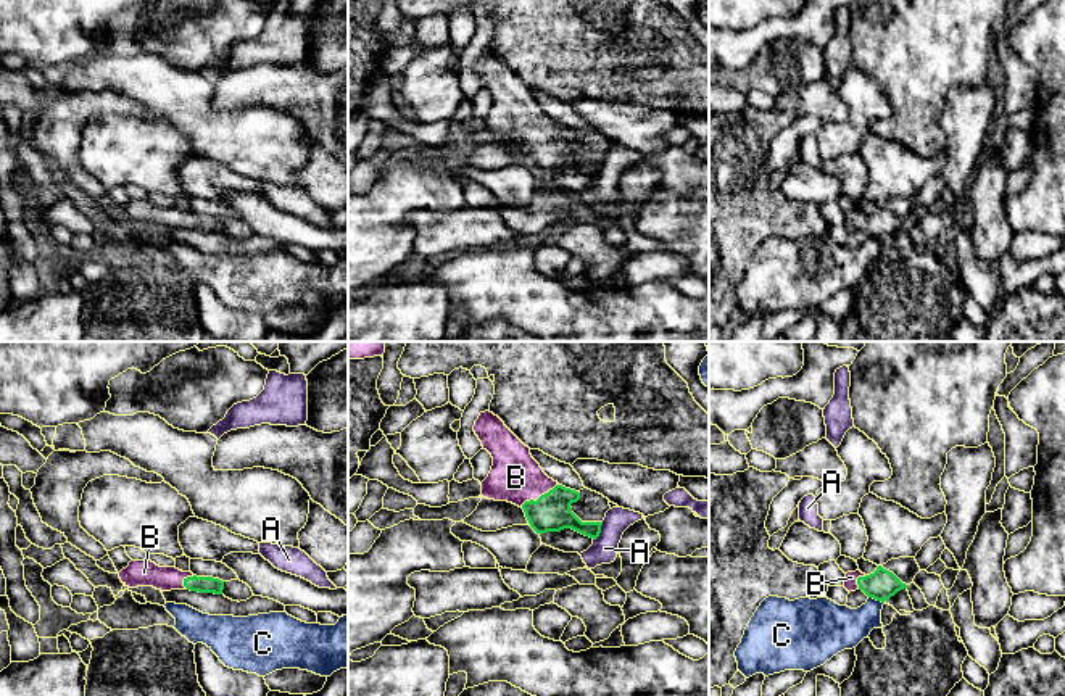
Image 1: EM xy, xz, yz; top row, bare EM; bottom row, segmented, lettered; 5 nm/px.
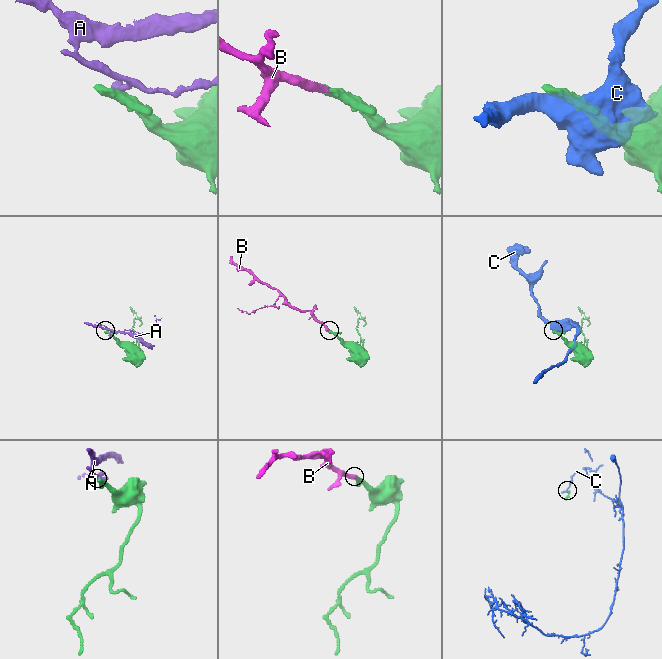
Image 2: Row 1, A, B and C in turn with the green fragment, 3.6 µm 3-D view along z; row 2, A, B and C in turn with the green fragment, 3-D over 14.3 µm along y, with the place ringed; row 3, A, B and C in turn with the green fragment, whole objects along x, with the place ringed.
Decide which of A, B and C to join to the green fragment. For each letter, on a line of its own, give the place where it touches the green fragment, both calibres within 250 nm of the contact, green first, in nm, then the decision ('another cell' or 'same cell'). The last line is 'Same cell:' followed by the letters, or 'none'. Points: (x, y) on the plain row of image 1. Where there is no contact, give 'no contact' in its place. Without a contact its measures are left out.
A: xz (600, 171) | 180/140 nm | another cell
B: xz (540, 136) | 190/260 nm | same cell
C: yz (877, 239) | 150/220 nm | another cell
Same cell: B

